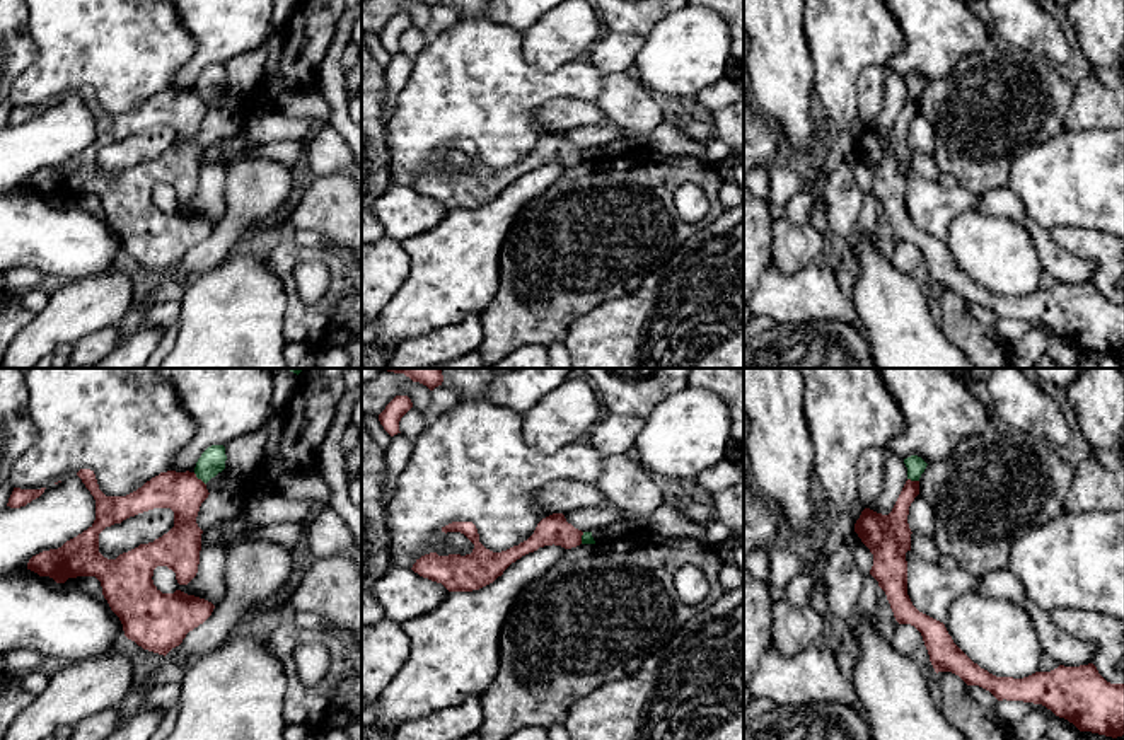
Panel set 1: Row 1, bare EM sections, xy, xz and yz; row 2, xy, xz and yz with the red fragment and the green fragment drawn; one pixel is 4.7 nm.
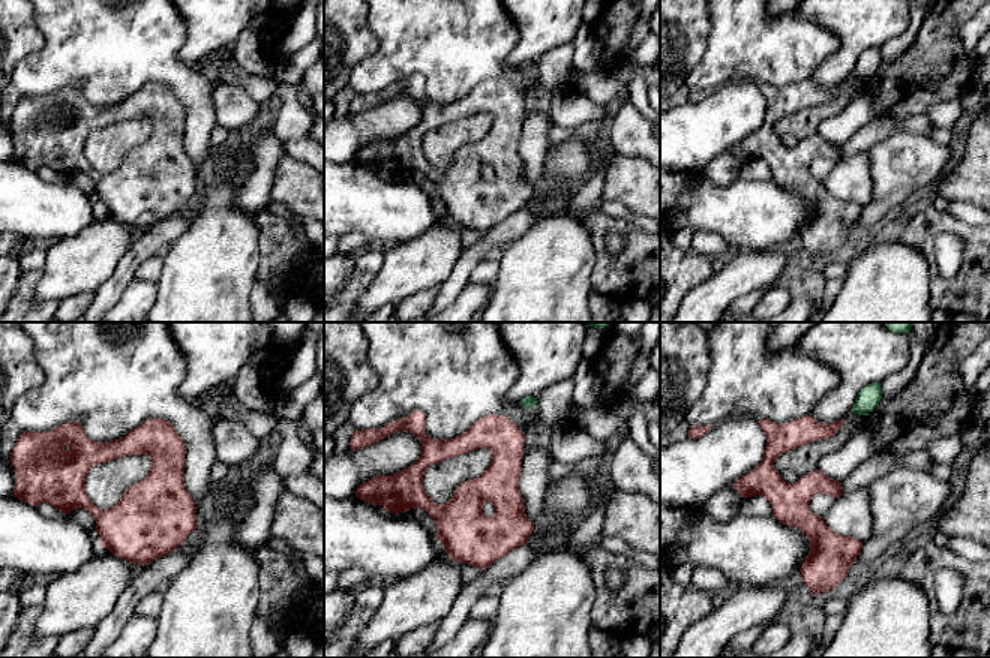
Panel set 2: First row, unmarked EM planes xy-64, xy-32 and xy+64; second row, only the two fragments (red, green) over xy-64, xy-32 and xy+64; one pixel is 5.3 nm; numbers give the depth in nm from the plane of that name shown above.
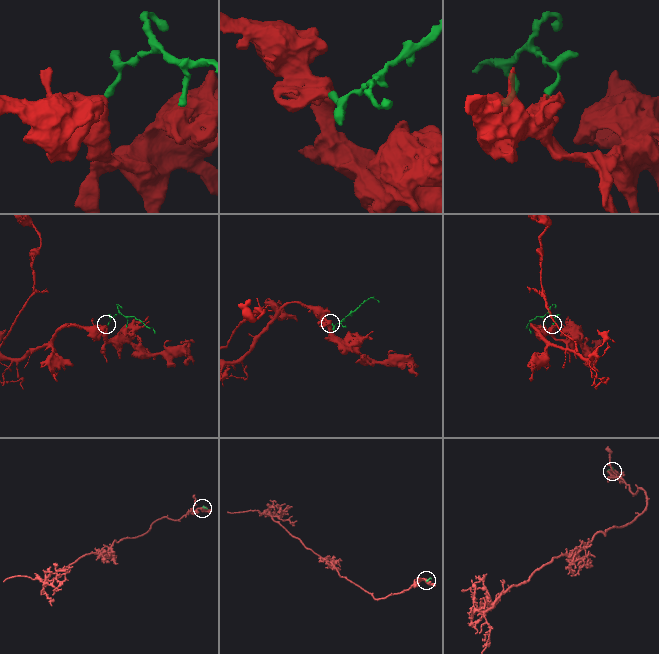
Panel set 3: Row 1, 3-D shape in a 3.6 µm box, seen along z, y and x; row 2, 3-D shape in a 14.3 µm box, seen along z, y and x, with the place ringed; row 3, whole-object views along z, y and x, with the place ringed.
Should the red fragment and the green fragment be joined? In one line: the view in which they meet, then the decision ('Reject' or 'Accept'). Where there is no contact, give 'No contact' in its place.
Touches red in xy. Reject

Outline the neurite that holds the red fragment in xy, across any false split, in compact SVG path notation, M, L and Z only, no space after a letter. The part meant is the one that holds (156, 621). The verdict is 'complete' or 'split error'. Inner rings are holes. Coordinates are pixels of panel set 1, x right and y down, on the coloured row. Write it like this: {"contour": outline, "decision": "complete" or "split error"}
{"contour": "M80 469L77 476L96 500L94 523L61 547L32 556L27 569L56 583L96 576L125 636L143 650L165 656L215 609L211 602L181 590L162 593L152 580L157 566L172 569L179 585L188 585L196 576L203 534L196 517L210 494L206 484L194 472L167 471L126 496L106 496L94 471ZM154 508L174 512L174 527L167 534L116 559L99 552L99 534L106 527Z", "decision": "complete"}

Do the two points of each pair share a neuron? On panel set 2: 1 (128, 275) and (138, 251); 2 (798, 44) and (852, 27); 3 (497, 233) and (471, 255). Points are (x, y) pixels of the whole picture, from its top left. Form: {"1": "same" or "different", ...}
{"1": "same", "2": "different", "3": "same"}

